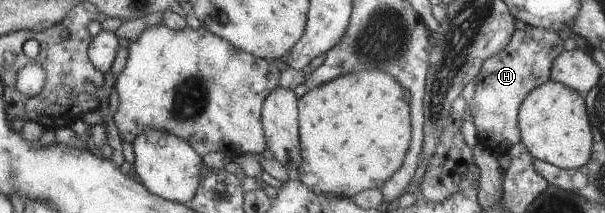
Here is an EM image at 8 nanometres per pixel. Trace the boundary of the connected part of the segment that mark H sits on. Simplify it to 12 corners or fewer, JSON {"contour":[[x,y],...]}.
{"contour":[[515,28],[482,64],[469,112],[479,143],[521,142],[519,108],[551,80],[557,32]]}

